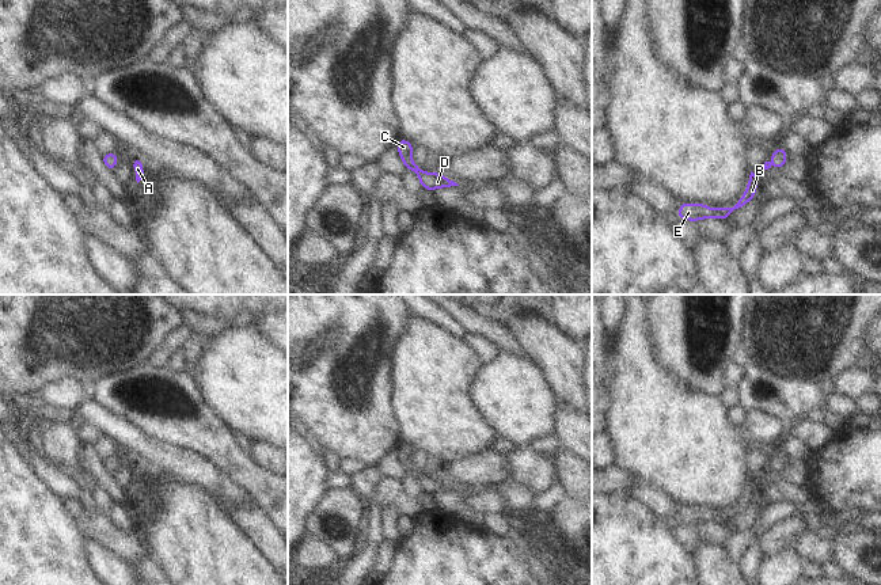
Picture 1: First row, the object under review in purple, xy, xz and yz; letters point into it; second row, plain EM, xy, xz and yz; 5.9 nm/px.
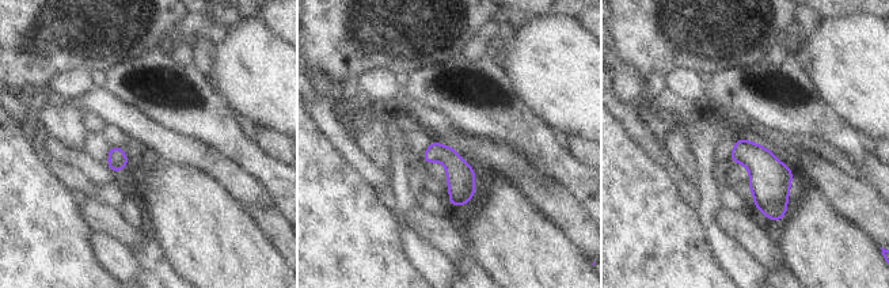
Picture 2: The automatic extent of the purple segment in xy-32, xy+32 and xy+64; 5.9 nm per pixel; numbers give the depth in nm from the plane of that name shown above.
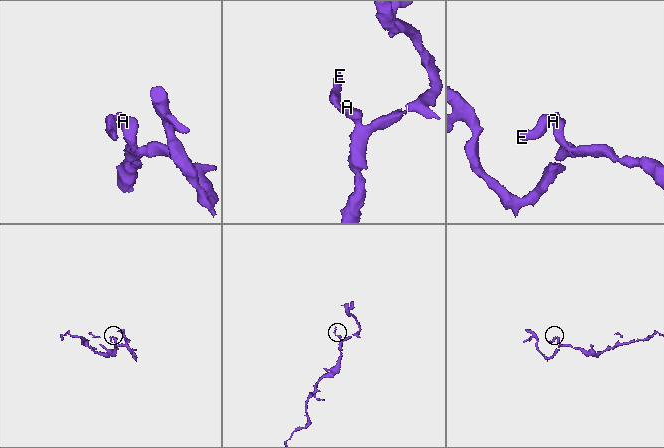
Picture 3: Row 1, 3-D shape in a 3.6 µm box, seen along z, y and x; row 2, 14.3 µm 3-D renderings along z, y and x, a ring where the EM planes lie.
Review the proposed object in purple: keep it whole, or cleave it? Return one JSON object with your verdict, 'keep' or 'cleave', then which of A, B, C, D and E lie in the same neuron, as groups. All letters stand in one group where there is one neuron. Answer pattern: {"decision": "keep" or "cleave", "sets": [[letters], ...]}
{"decision": "keep", "sets": [["A", "B", "C", "D", "E"]]}

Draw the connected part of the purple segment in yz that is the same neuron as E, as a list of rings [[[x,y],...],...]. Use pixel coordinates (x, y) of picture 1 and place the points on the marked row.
[[[751,171],[747,190],[743,197],[732,208],[711,209],[706,204],[686,204],[680,202],[677,220],[699,221],[700,219],[715,217],[718,220],[726,220],[734,210],[743,209],[748,201],[755,198],[759,175]]]

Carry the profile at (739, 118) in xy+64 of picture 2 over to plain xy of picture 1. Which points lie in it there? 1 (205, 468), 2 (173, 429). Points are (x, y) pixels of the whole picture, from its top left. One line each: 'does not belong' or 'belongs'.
1: belongs
2: does not belong

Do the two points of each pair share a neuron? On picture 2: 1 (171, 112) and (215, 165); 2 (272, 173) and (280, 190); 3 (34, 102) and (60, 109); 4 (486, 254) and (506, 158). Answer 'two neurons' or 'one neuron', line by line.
1: two neurons
2: one neuron
3: two neurons
4: two neurons

